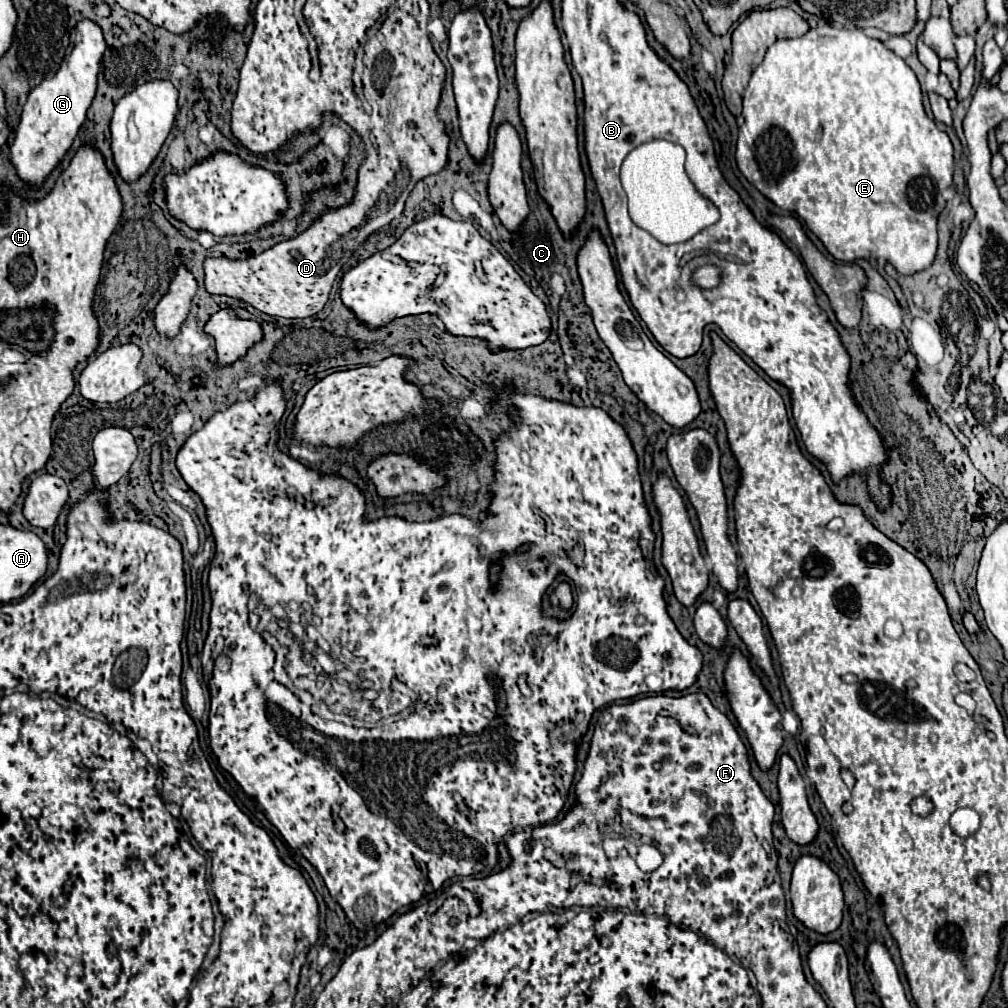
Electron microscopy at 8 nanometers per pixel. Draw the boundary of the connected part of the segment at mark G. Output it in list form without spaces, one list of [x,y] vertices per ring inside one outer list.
[[[88,18],[78,20],[70,32],[70,46],[66,50],[60,68],[52,78],[42,80],[30,92],[10,150],[18,174],[24,180],[28,180],[34,188],[40,188],[46,176],[54,170],[54,166],[66,156],[80,126],[84,124],[86,110],[90,108],[92,98],[96,94],[96,80],[100,74],[100,62],[104,50],[106,50],[106,40],[102,28]]]

